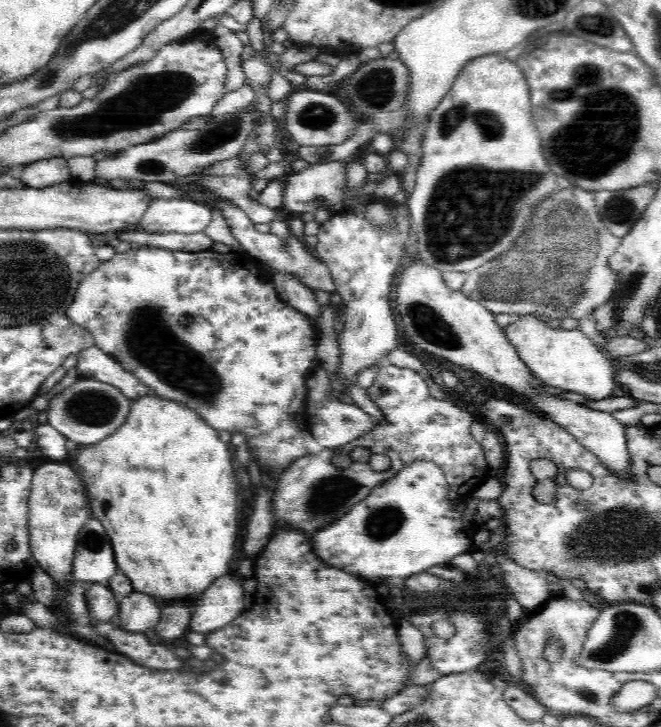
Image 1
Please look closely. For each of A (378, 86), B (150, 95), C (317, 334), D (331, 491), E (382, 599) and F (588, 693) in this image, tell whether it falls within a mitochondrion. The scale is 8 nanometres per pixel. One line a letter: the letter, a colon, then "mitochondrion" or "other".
A: mitochondrion
B: mitochondrion
C: other
D: mitochondrion
E: other
F: mitochondrion

